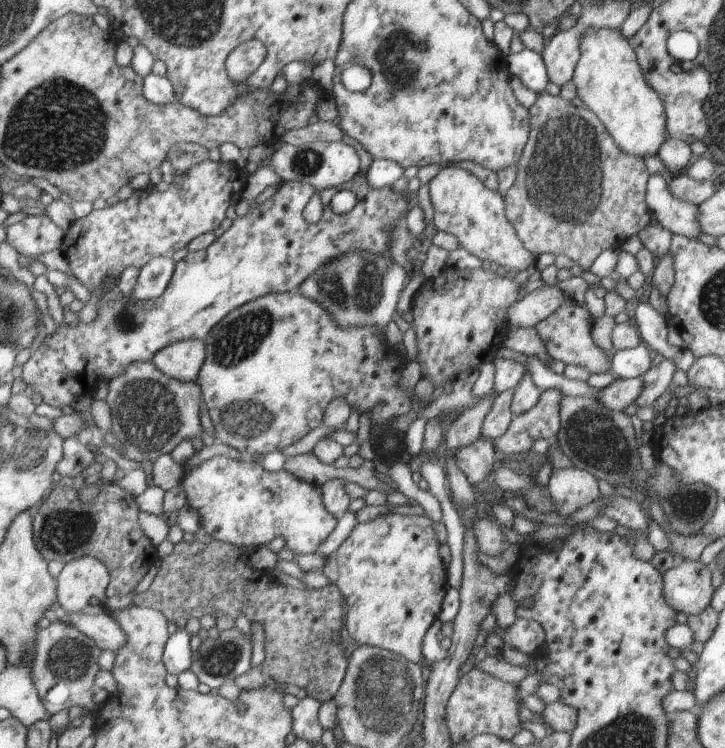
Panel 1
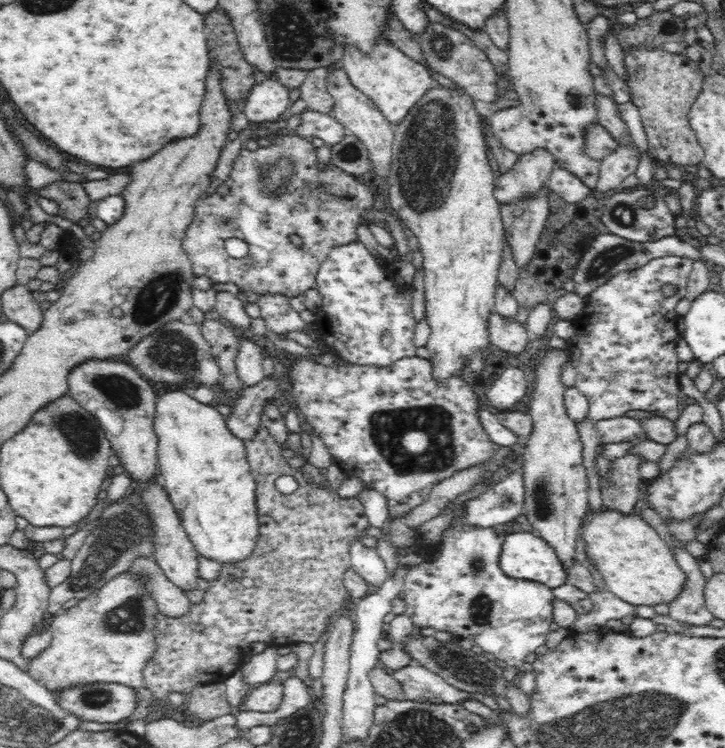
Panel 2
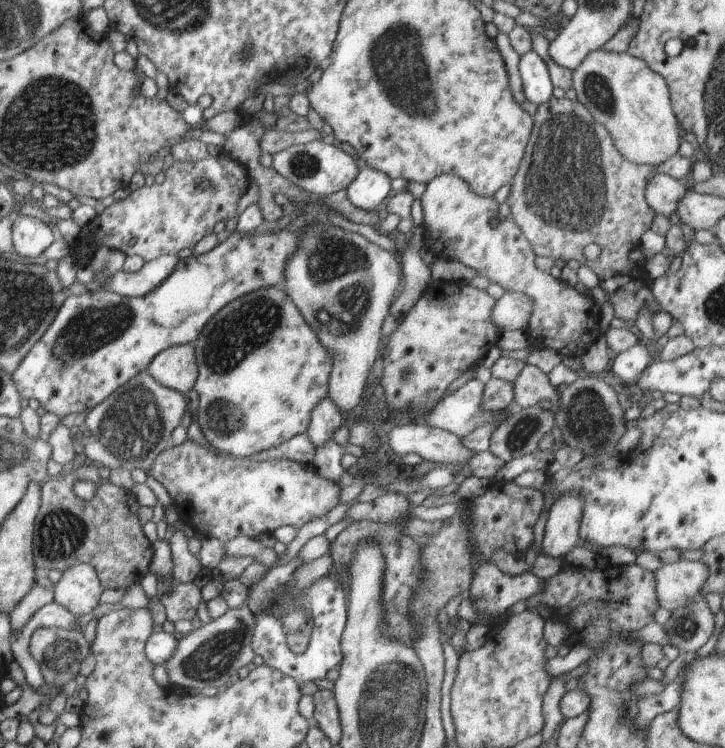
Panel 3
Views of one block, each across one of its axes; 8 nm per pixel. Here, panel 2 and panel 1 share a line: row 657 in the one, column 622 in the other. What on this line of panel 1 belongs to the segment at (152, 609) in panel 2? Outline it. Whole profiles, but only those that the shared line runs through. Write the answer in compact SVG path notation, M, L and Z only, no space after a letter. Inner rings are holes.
M588 28L584 32L572 81L580 100L596 114L620 150L640 158L658 154L668 137L664 103L644 80L630 39L621 29Z

